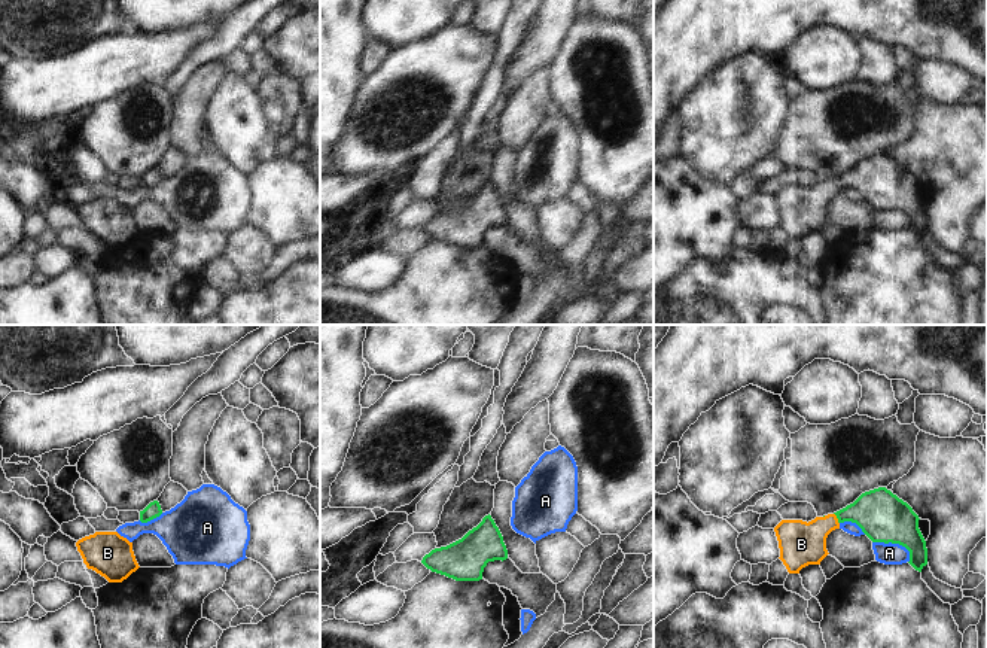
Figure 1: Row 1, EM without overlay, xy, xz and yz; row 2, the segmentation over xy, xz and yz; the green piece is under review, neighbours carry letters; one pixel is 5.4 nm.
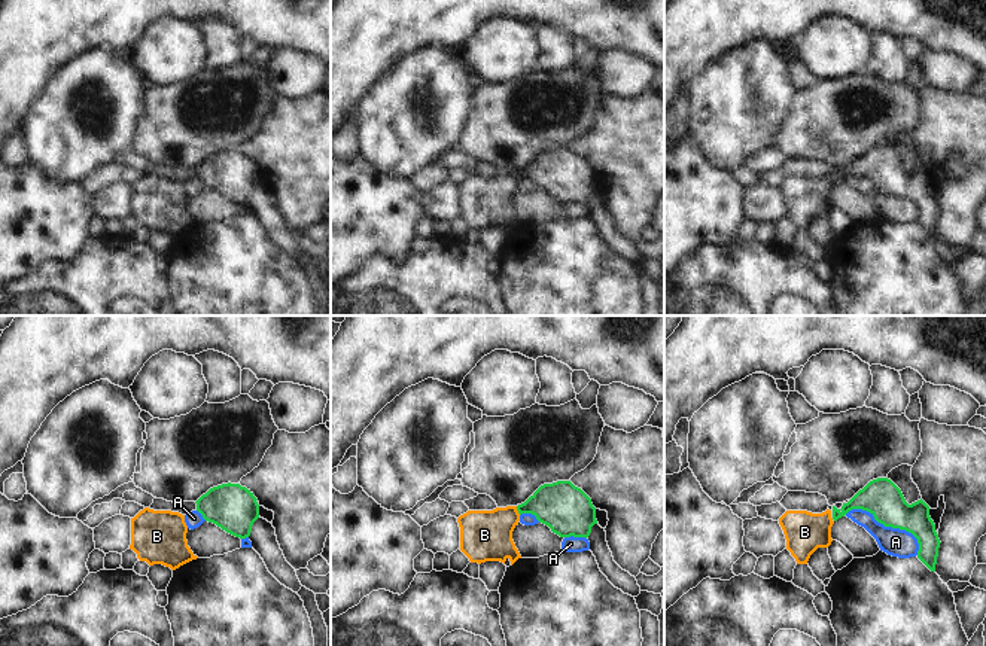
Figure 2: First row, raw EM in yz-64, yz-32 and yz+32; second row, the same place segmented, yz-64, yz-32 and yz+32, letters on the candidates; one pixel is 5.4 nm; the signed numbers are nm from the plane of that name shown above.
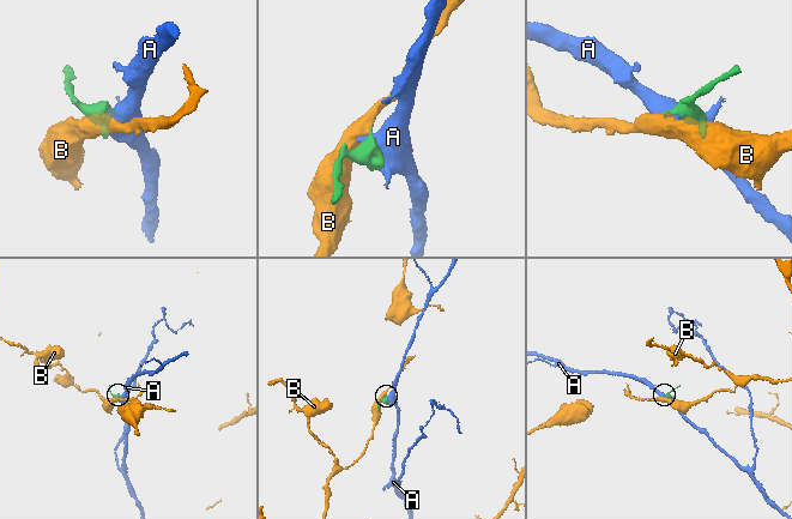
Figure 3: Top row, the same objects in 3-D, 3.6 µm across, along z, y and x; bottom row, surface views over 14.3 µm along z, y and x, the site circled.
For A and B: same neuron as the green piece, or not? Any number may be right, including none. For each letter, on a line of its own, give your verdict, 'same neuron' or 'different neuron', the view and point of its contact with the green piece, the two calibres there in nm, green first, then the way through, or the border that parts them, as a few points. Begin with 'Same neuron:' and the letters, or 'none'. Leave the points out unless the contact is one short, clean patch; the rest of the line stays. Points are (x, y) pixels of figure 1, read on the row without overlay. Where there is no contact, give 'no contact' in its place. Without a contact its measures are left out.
Same neuron: B
A: different neuron; meets green in yz at (895, 209); 280 nm thick on the green side, 110 nm on the other
B: same neuron; meets green in yz at (837, 183); 280 nm thick on the green side, 240 nm on the other; runs through yz (883, 183), (837, 183), (801, 210)

